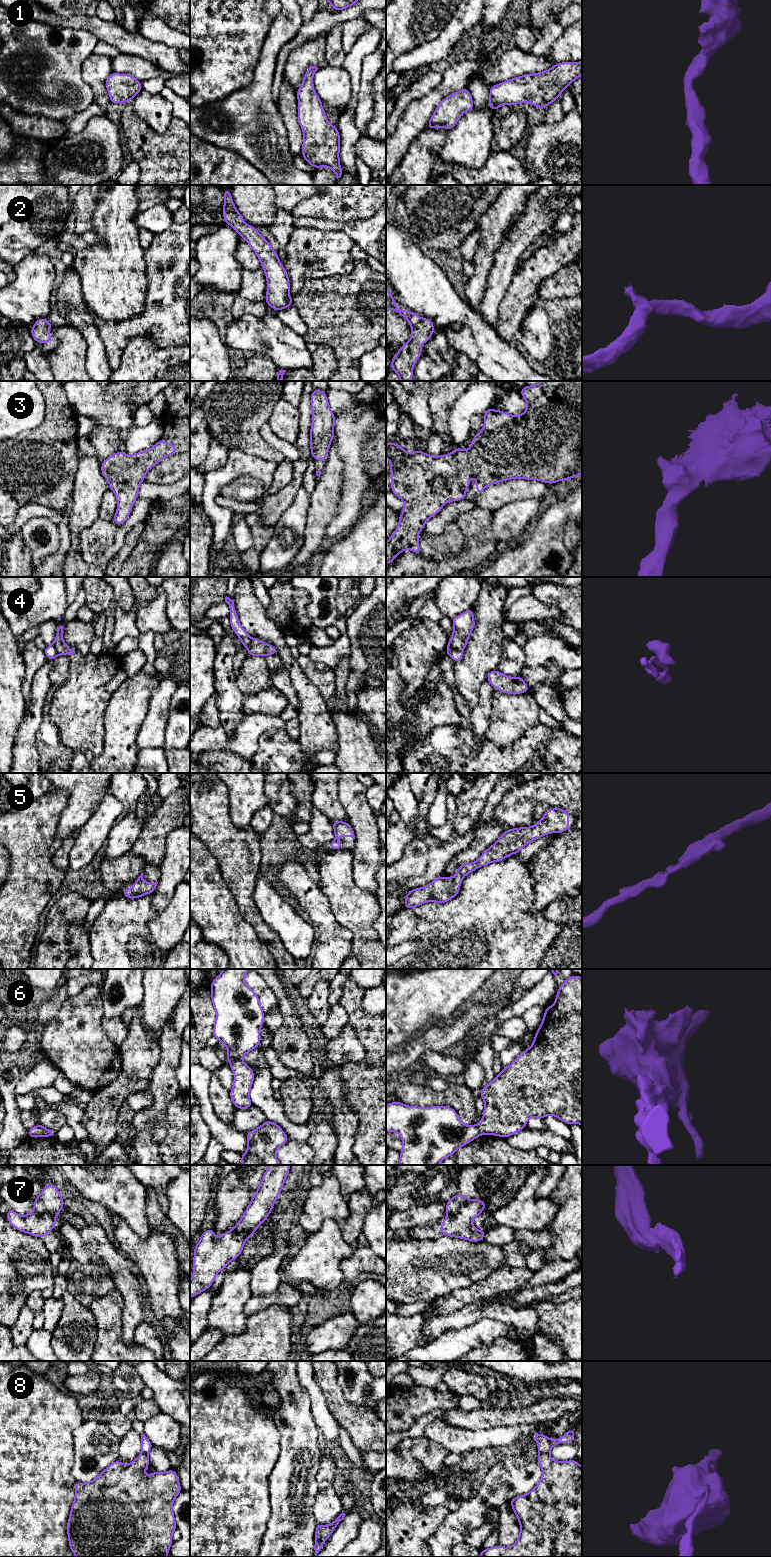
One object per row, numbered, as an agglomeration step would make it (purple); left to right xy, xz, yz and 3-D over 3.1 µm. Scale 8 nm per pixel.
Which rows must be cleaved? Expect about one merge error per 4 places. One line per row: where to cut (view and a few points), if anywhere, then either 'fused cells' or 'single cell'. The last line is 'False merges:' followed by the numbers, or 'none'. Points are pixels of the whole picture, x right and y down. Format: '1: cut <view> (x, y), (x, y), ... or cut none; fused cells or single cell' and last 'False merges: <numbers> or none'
1: cut none; single cell
2: cut none; single cell
3: cut none; single cell
4: cut yz (447, 645), (462, 651); fused cells
5: cut none; single cell
6: cut xz (240, 1059), (230, 1064); fused cells
7: cut yz (469, 1200), (463, 1203), (454, 1213), (446, 1217); fused cells
8: cut yz (547, 1452), (540, 1454); fused cells
False merges: 4, 6, 7, 8

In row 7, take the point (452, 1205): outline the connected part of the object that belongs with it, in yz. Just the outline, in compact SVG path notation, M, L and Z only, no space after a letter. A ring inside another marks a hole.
M456 1193L451 1199L446 1201L446 1217L449 1217L457 1212L460 1206L469 1201L468 1196L462 1196Z

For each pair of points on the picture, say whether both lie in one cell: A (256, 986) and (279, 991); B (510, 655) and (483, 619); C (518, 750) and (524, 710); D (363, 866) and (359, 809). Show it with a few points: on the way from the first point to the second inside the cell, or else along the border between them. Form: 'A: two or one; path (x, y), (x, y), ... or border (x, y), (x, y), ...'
A: two; border (263, 979), (279, 1001)
B: two; border (505, 639), (497, 669)
C: two; border (538, 723), (531, 726), (510, 744), (498, 747)
D: one; path (366, 852), (366, 830), (363, 823)

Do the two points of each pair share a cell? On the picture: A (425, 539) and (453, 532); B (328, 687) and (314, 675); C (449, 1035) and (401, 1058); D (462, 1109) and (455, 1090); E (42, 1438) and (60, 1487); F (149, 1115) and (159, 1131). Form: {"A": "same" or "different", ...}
{"A": "same", "B": "same", "C": "same", "D": "same", "E": "same", "F": "same"}

